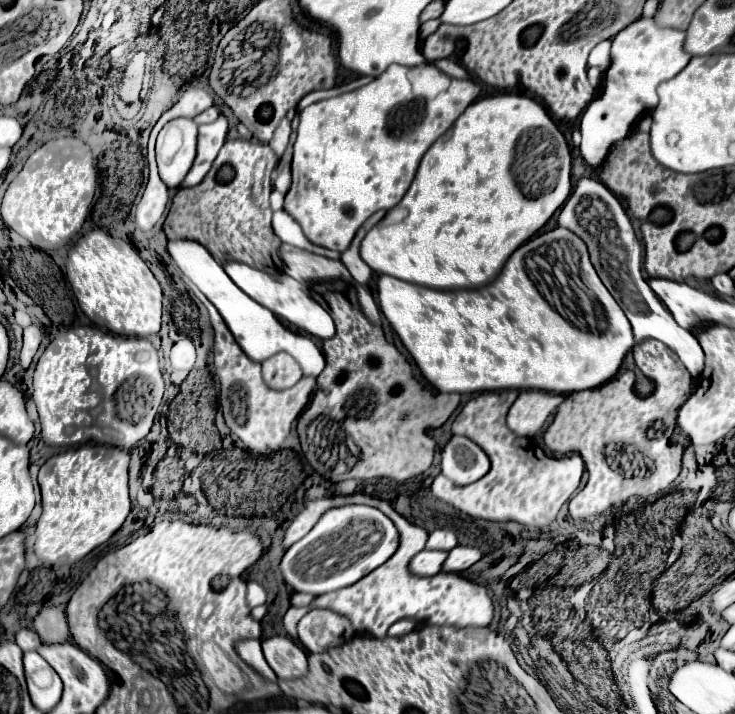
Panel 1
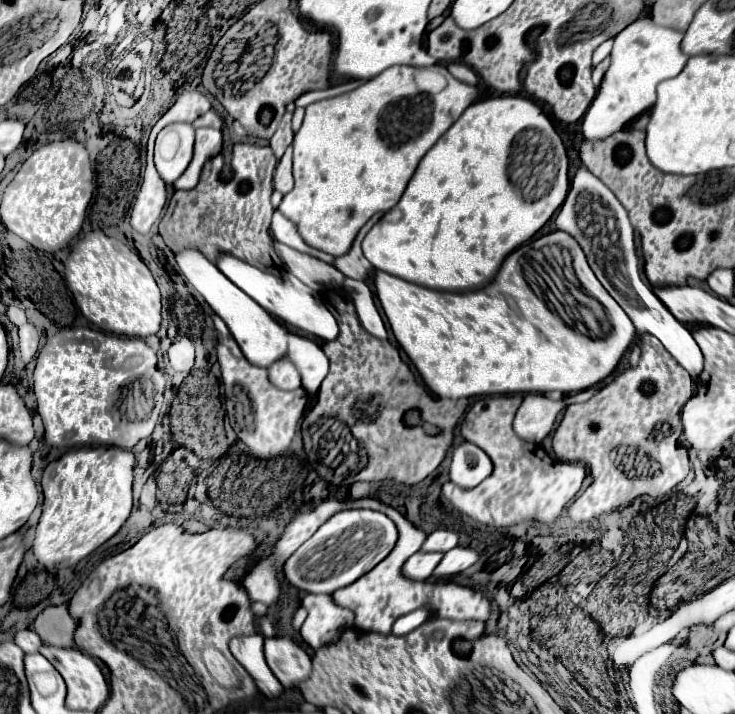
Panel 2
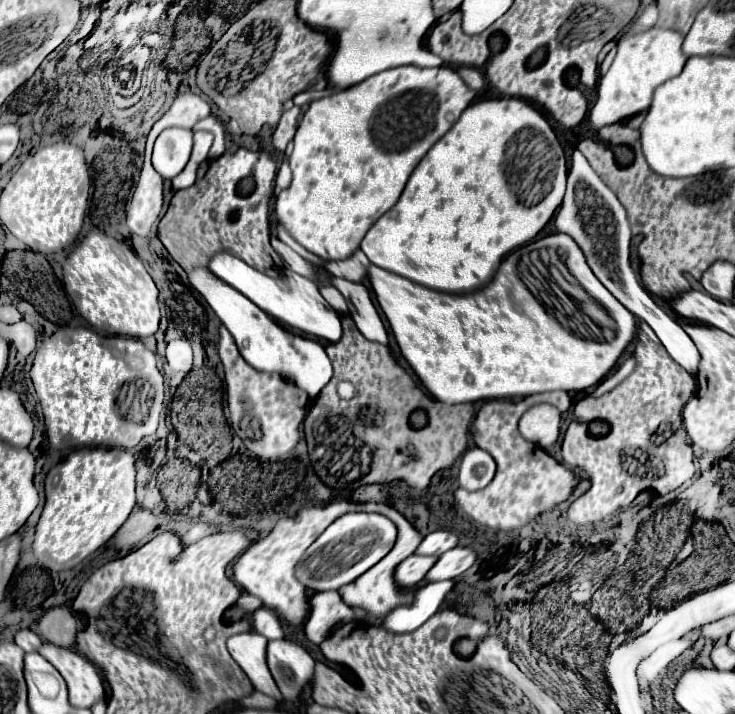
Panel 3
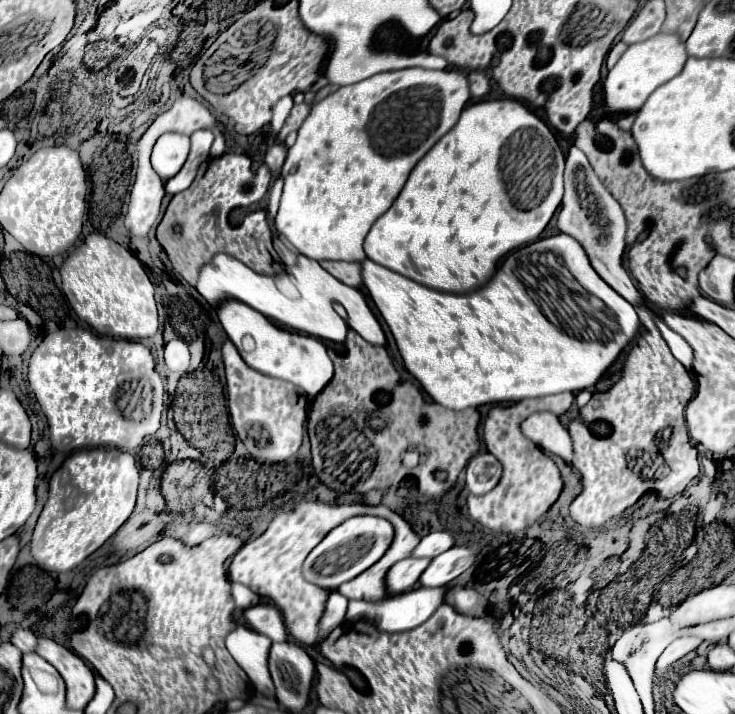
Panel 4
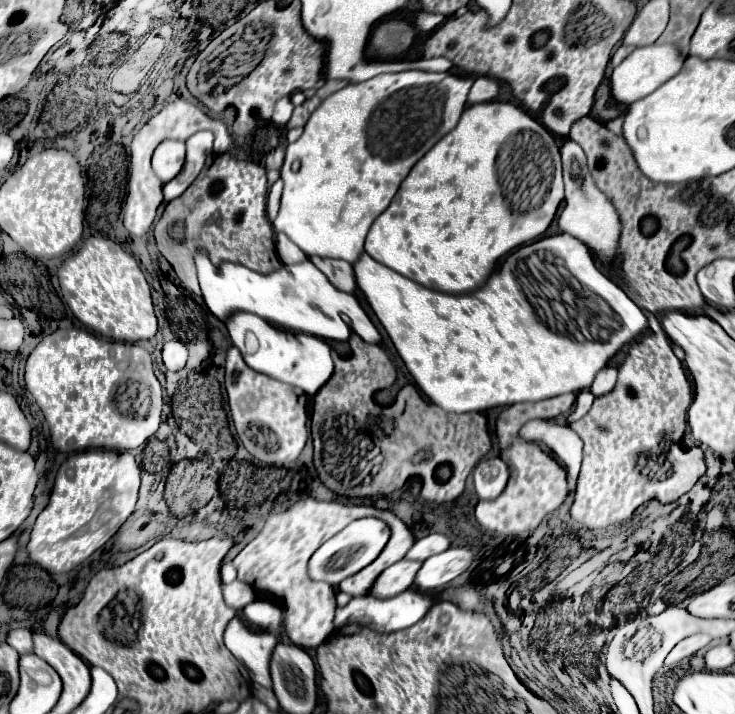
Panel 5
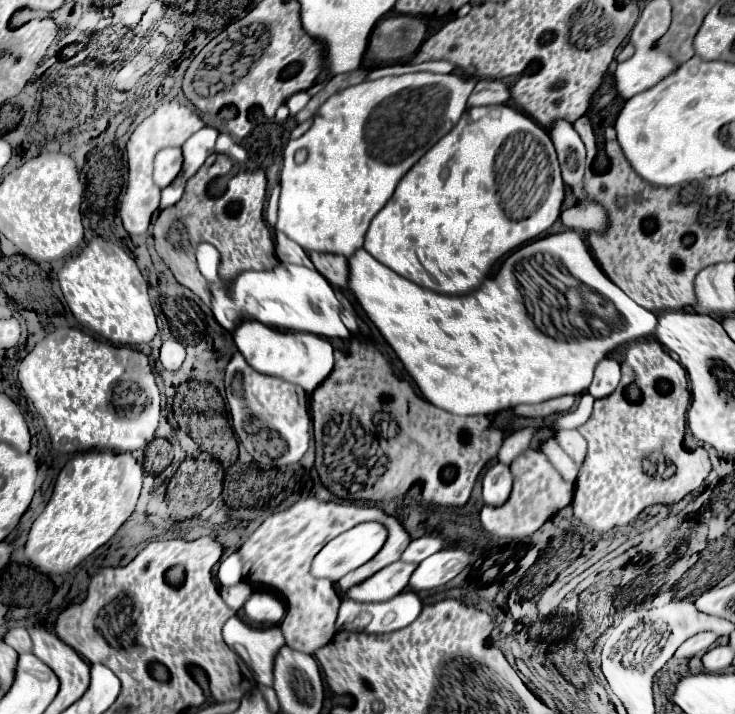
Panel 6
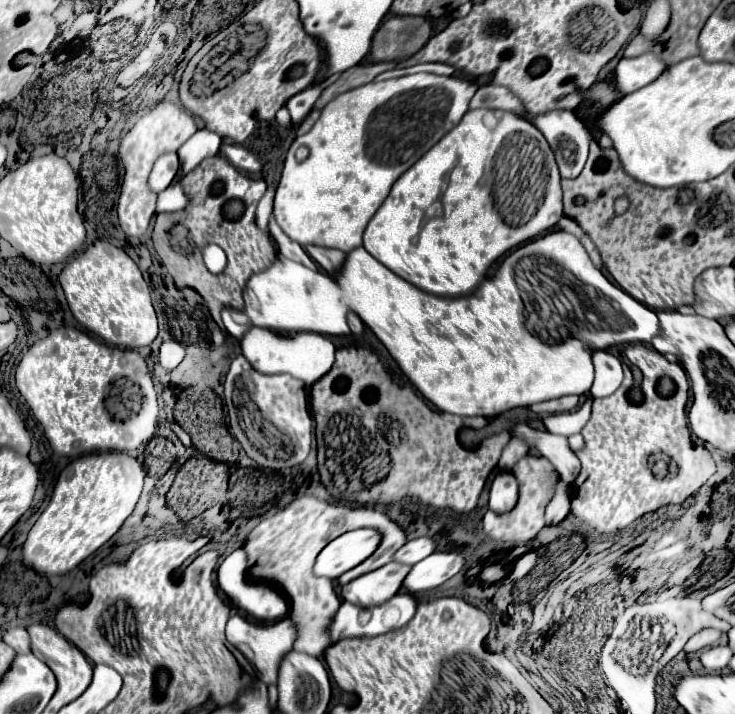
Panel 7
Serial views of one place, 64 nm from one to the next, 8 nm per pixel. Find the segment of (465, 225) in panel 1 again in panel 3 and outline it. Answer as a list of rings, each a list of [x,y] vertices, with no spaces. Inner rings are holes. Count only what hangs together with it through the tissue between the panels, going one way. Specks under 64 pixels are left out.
[[[494,98],[470,104],[458,122],[420,160],[396,206],[380,216],[364,236],[360,248],[368,260],[378,268],[440,292],[470,292],[486,286],[498,270],[502,258],[514,248],[534,240],[534,236],[546,226],[554,210],[562,204],[566,190],[566,156],[558,154],[558,178],[554,178],[554,194],[550,194],[546,202],[538,202],[538,206],[518,206],[518,202],[510,198],[510,185],[505,182],[502,146],[506,146],[506,138],[510,138],[514,130],[522,130],[522,126],[542,126],[542,130],[552,130],[548,120],[522,98]]]

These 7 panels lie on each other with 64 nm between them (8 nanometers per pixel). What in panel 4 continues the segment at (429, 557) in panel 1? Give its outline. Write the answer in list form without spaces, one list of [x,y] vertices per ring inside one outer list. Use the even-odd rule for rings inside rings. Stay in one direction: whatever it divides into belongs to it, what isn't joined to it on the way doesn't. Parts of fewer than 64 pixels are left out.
[[[406,558],[396,562],[388,576],[386,576],[386,586],[390,594],[402,594],[406,590],[410,590],[418,578],[422,576],[422,572],[428,568],[428,564],[432,562],[432,558]]]

